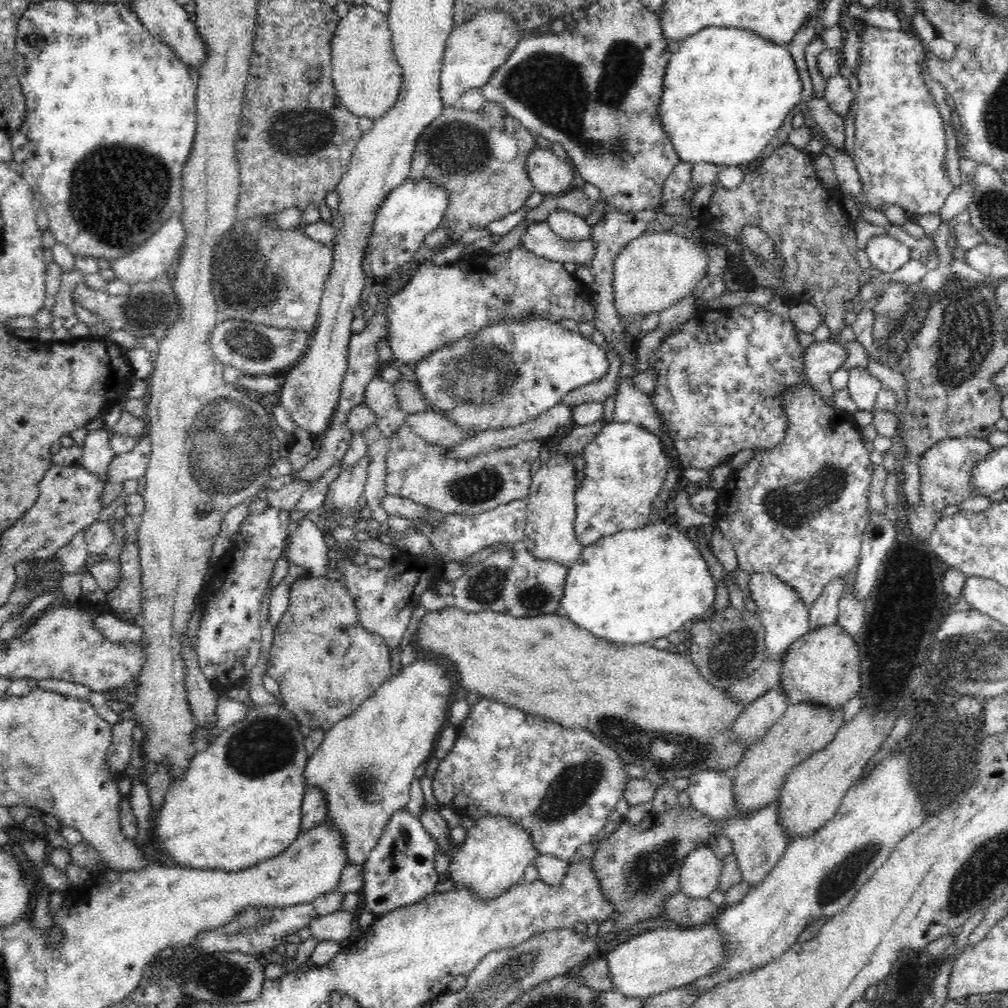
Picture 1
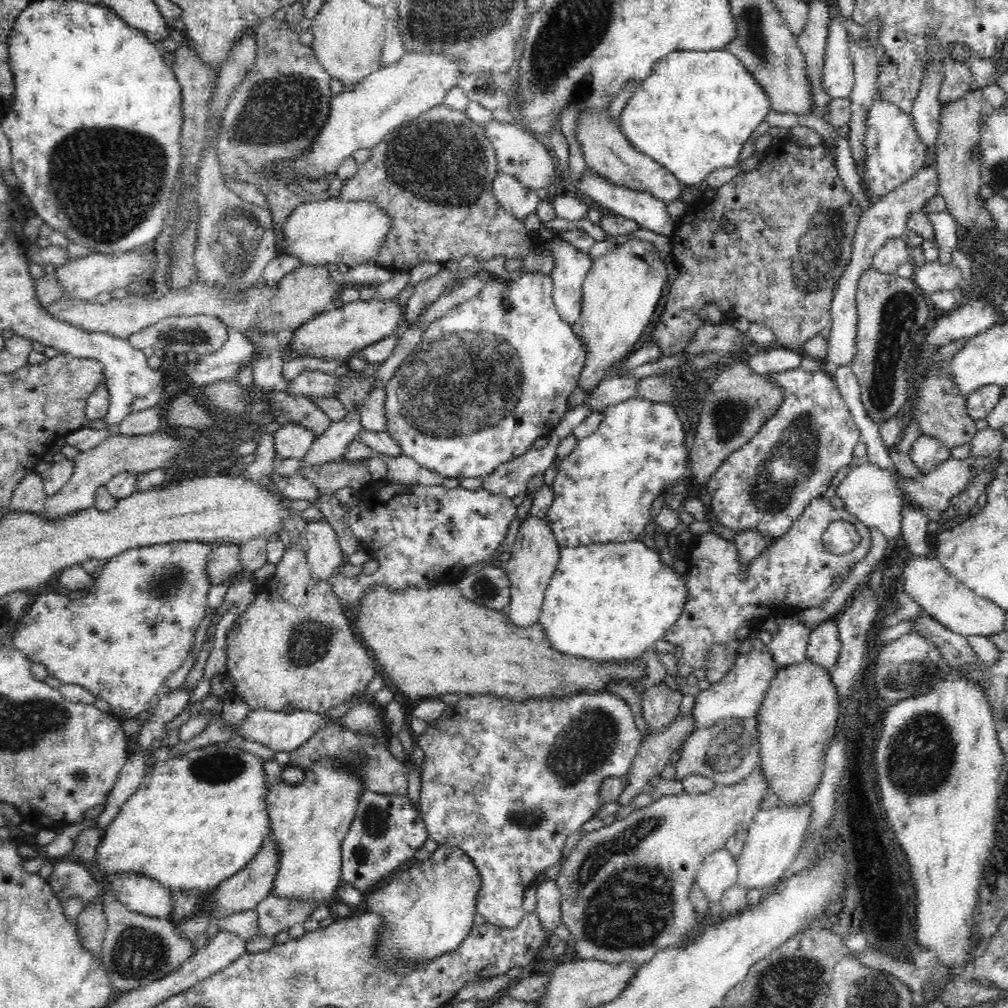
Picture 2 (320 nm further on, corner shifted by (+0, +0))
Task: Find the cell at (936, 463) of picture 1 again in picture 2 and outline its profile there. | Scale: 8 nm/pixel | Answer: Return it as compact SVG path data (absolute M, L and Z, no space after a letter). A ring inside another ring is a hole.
M922 434L913 442L909 453L914 465L924 474L952 458L950 449L939 440Z

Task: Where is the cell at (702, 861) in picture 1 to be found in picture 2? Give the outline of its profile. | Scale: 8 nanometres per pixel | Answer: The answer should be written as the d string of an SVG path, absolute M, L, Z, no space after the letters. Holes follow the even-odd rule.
M724 846L707 854L695 876L695 883L712 902L719 902L722 893L737 884L737 859Z

